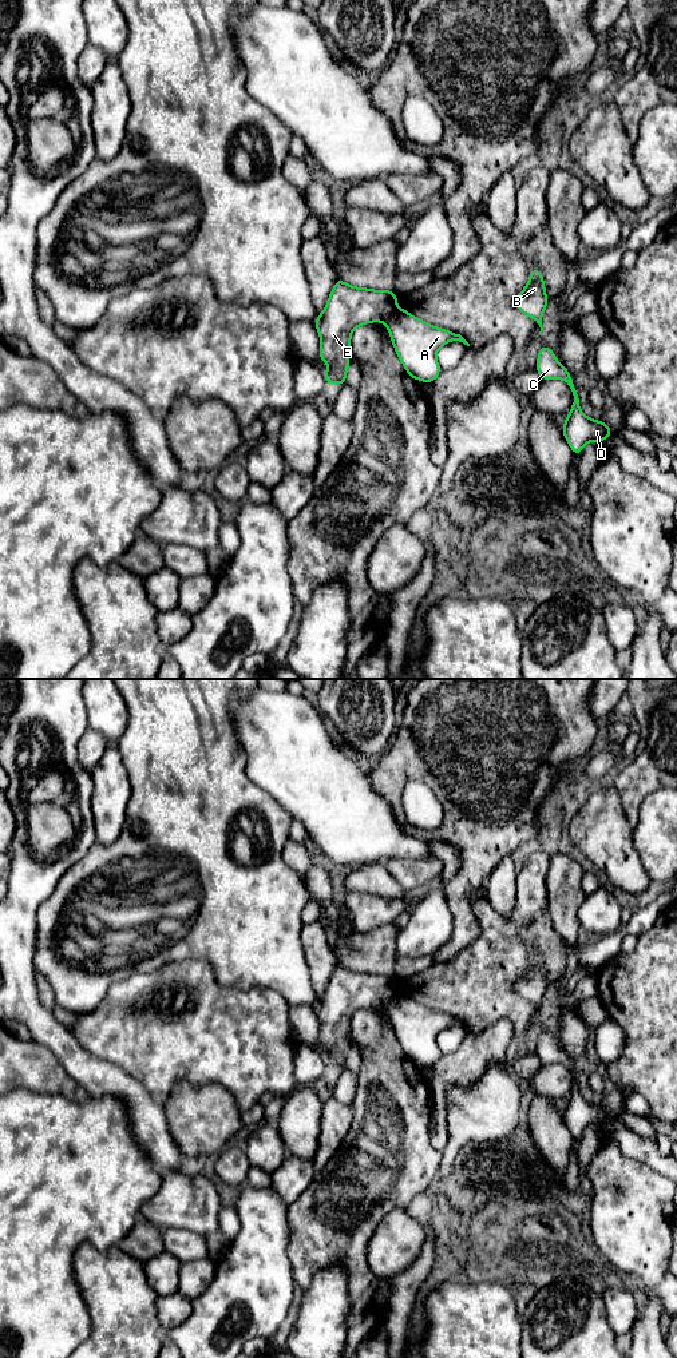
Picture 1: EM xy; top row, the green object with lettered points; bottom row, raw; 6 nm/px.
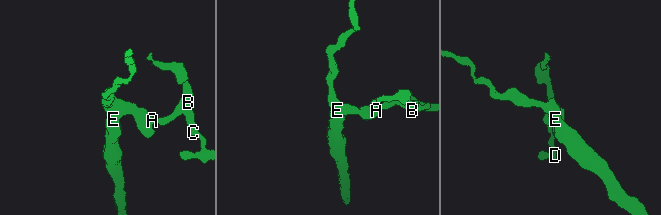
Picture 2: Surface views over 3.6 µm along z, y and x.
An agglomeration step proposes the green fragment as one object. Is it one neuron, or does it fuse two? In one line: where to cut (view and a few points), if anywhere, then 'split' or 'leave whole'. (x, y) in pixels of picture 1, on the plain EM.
xy (396, 991), (383, 1005) | split

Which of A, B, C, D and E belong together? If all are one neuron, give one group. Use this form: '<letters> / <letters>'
A B C D / E

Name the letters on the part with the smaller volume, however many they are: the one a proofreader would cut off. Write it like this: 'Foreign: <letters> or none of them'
Foreign: A, B, C, D

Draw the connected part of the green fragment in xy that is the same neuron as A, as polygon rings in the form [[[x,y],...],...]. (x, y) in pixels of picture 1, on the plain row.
[[[397,990],[384,1008],[404,1053],[423,1067],[433,1067],[439,1061],[436,1036],[443,1029],[459,1025],[470,1031],[460,1018],[432,1010]]]

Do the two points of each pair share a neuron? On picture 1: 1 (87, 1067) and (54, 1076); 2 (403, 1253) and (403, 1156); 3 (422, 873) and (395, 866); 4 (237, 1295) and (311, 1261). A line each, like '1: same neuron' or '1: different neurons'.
1: different neurons
2: different neurons
3: same neuron
4: different neurons

